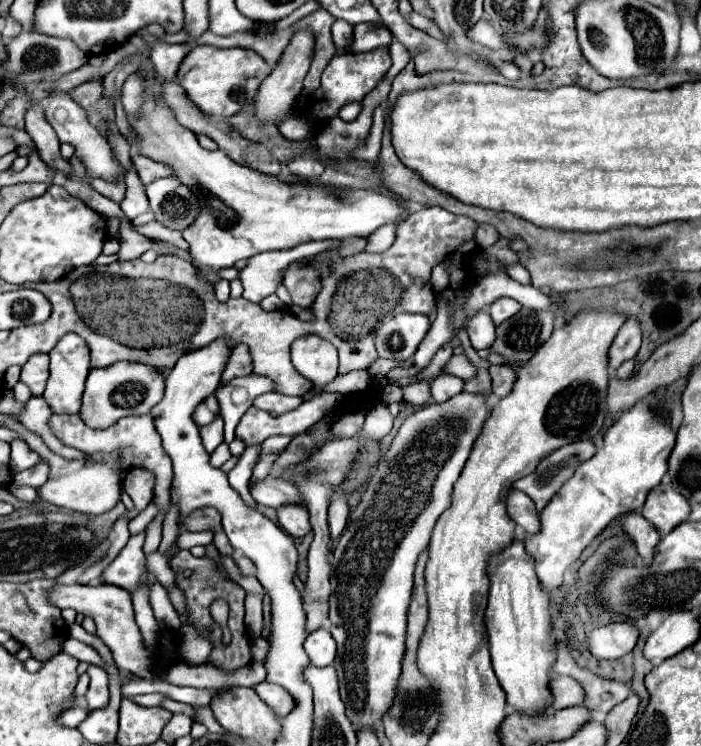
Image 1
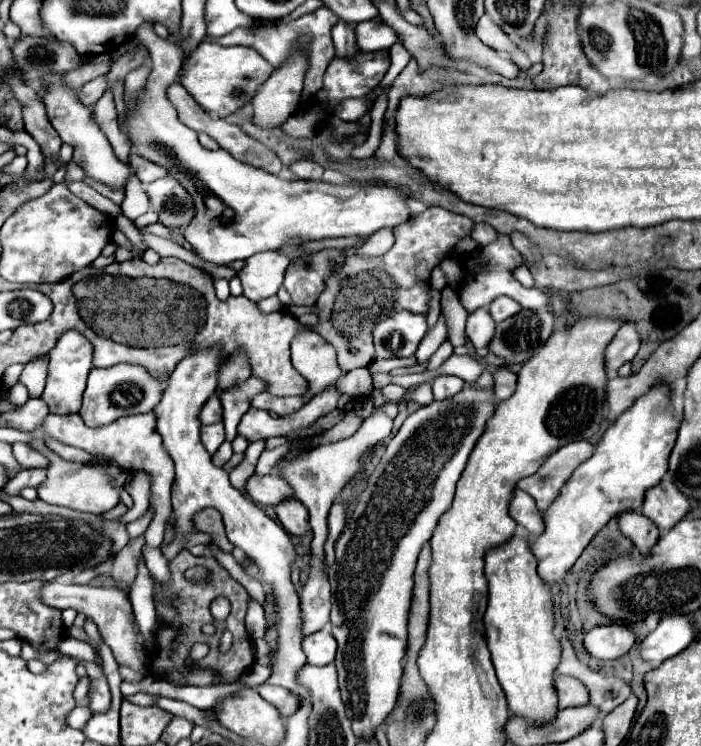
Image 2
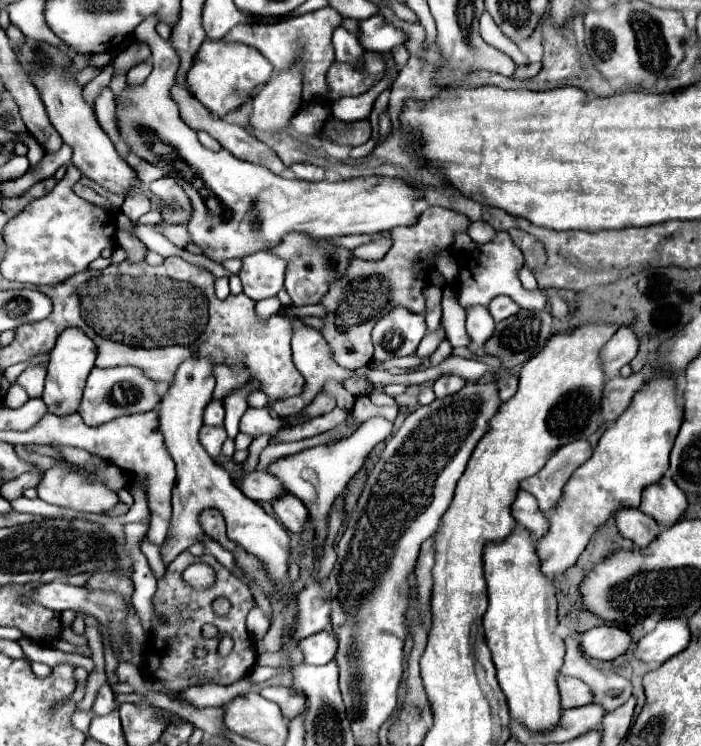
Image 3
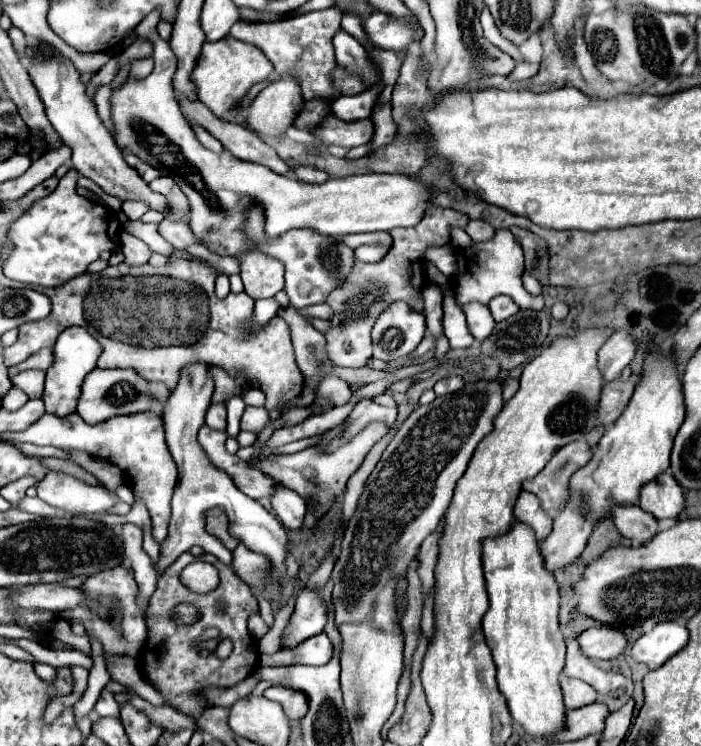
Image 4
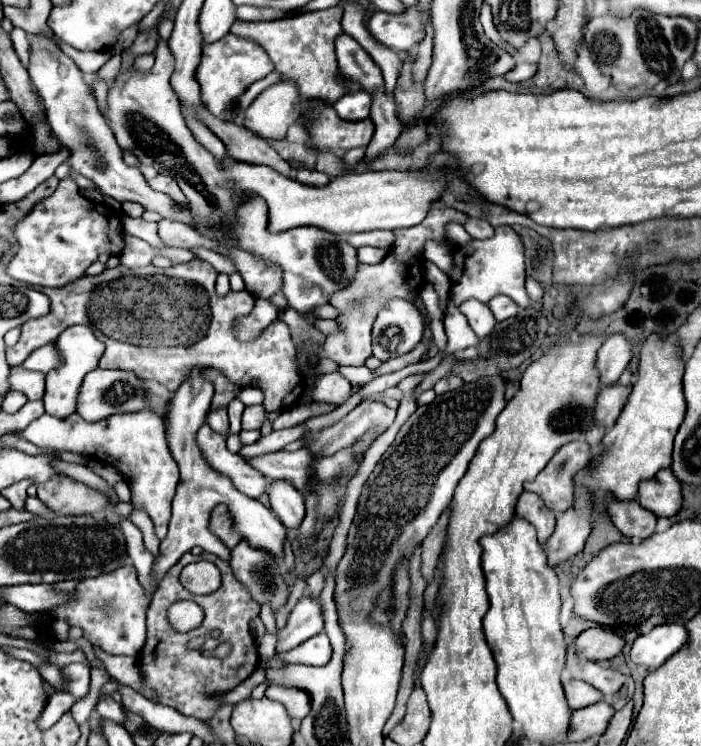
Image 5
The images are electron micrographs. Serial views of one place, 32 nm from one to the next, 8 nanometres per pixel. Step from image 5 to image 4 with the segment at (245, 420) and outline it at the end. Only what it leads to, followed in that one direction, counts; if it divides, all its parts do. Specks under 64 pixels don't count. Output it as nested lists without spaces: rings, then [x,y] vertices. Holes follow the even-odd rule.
[[[248,406],[244,410],[242,422],[240,422],[240,430],[260,434],[268,426],[274,428],[274,420],[270,420],[270,414],[268,414],[266,408],[252,408],[252,406]]]

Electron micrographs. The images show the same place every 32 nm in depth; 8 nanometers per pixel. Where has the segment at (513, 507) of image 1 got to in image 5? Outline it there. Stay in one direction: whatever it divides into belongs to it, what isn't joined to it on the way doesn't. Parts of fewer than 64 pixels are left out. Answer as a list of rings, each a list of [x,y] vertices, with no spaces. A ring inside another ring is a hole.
[[[532,492],[520,494],[516,504],[516,516],[528,520],[536,528],[540,544],[544,544],[554,532],[554,514],[548,512],[548,508],[544,508],[544,502]]]

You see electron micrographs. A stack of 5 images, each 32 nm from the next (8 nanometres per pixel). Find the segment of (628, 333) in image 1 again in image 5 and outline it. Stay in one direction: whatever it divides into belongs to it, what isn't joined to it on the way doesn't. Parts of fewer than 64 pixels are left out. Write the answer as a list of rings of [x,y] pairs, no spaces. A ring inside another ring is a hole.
[[[624,334],[608,336],[602,348],[598,350],[598,360],[596,360],[602,384],[614,384],[630,360],[632,360],[630,340]]]

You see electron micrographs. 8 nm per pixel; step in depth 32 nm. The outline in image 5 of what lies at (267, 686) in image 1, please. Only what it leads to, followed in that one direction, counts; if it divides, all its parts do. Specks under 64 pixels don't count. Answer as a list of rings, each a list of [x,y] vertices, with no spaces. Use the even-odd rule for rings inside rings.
[[[270,684],[266,690],[266,698],[280,702],[288,716],[294,720],[302,720],[308,714],[308,694],[304,690],[298,688],[286,688],[286,686],[278,686],[278,684]]]

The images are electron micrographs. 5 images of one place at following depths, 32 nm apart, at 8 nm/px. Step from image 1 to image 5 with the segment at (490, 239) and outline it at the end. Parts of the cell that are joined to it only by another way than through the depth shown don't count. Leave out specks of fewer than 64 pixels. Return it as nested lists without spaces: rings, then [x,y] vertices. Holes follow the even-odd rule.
[[[468,218],[464,228],[474,240],[486,240],[494,234],[494,228],[486,220],[480,220],[480,218]]]

